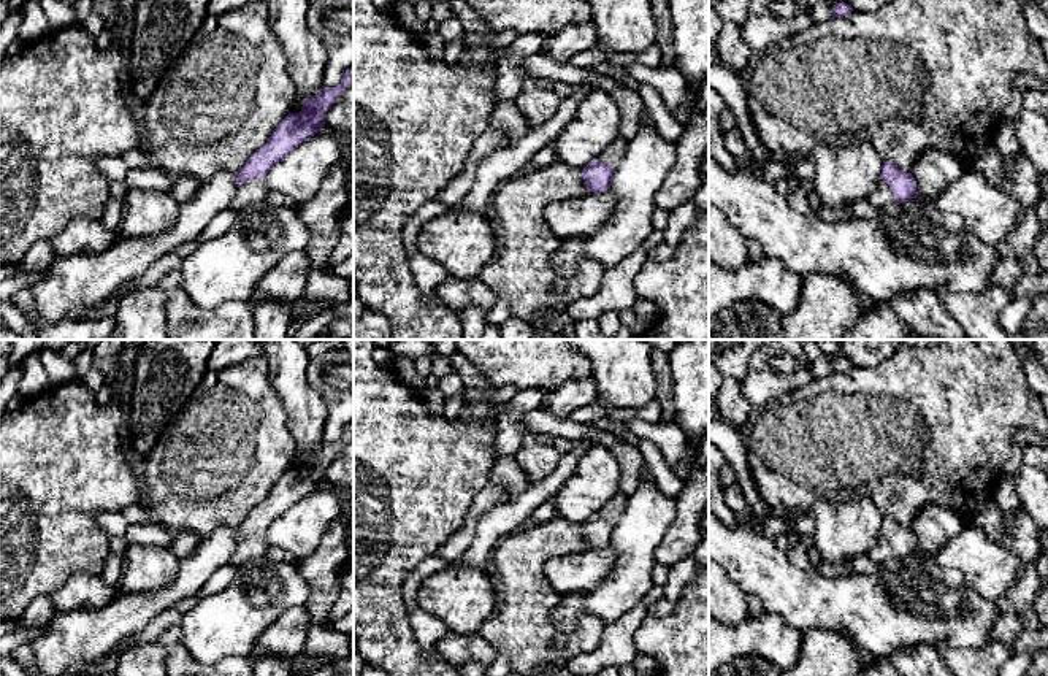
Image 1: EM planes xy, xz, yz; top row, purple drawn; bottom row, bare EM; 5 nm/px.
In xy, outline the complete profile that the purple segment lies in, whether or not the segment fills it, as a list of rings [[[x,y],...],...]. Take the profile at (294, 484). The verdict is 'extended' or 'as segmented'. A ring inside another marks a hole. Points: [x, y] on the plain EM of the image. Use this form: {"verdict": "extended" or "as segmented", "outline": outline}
{"verdict": "extended", "outline": [[[354,421],[344,428],[342,438],[320,446],[303,457],[300,468],[289,468],[273,486],[268,497],[257,505],[238,525],[238,546],[230,559],[230,565],[239,567],[244,562],[266,555],[270,544],[265,532],[303,497],[323,486],[323,476],[331,460],[342,451],[354,435]]]}

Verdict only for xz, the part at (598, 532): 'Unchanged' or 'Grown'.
Grown

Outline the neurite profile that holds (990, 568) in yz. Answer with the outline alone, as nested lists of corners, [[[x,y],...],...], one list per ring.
[[[966,525],[934,555],[926,555],[921,551],[916,554],[956,570],[966,586],[989,601],[1000,600],[1013,587],[1023,570],[1023,562],[1016,555],[970,525]]]

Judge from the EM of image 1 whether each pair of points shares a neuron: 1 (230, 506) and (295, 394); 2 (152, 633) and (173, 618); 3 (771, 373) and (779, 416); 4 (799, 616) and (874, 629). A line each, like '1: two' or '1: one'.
1: two
2: one
3: two
4: one

